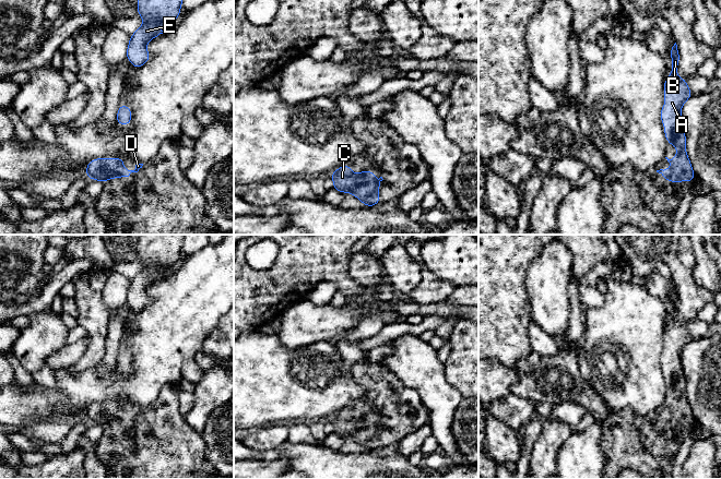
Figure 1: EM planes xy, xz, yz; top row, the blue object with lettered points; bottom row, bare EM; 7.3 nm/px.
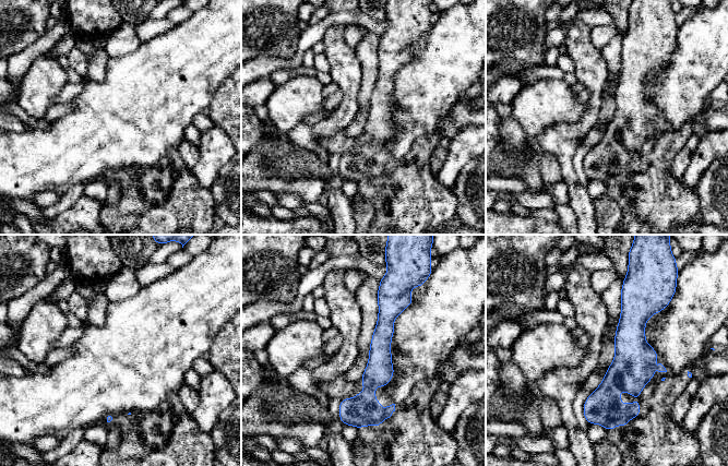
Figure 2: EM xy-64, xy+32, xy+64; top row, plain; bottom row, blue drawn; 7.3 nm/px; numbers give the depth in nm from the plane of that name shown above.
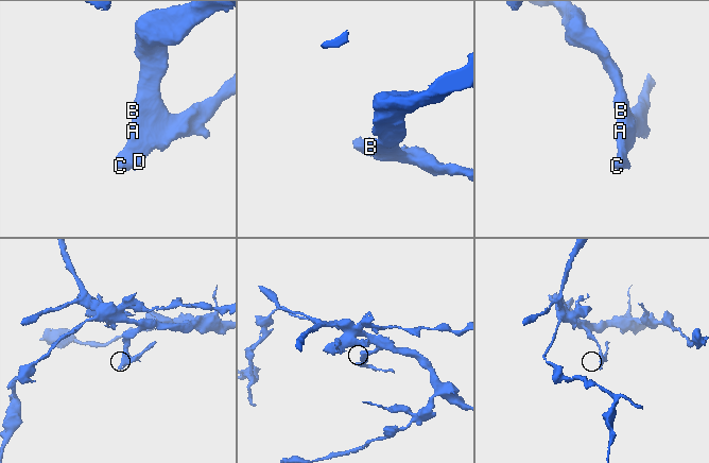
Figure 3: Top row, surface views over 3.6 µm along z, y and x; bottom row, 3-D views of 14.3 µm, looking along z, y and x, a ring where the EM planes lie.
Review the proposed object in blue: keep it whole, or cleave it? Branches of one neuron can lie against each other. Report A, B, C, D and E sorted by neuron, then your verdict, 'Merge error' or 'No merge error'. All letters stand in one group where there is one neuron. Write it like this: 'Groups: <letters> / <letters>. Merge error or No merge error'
Groups: A B C D E. No merge error

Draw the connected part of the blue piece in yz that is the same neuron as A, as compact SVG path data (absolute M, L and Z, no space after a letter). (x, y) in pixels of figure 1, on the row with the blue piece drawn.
M676 43L671 48L670 55L673 59L672 72L664 82L665 105L661 110L661 120L665 127L664 133L667 142L675 146L678 153L675 155L674 160L665 157L672 165L669 170L660 169L657 172L663 176L666 181L693 181L695 173L687 157L686 137L681 119L681 108L693 94L687 86L686 80L682 80L676 73L679 61Z

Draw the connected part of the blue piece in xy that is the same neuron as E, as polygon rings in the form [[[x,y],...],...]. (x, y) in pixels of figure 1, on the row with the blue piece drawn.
[[[138,0],[138,14],[144,22],[131,35],[127,51],[127,58],[134,68],[140,68],[151,58],[146,51],[146,44],[166,32],[158,29],[161,24],[173,25],[179,16],[181,2],[182,0]]]

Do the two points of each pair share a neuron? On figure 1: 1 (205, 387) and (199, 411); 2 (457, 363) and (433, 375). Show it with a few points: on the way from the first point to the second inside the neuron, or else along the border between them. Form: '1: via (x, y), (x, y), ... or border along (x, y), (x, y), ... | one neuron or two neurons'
1: via (205, 393), (203, 406) | one neuron
2: border along (442, 363), (446, 379), (459, 391) | two neurons

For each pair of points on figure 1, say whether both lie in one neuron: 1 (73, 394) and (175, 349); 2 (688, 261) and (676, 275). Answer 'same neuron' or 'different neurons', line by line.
1: same neuron
2: different neurons

